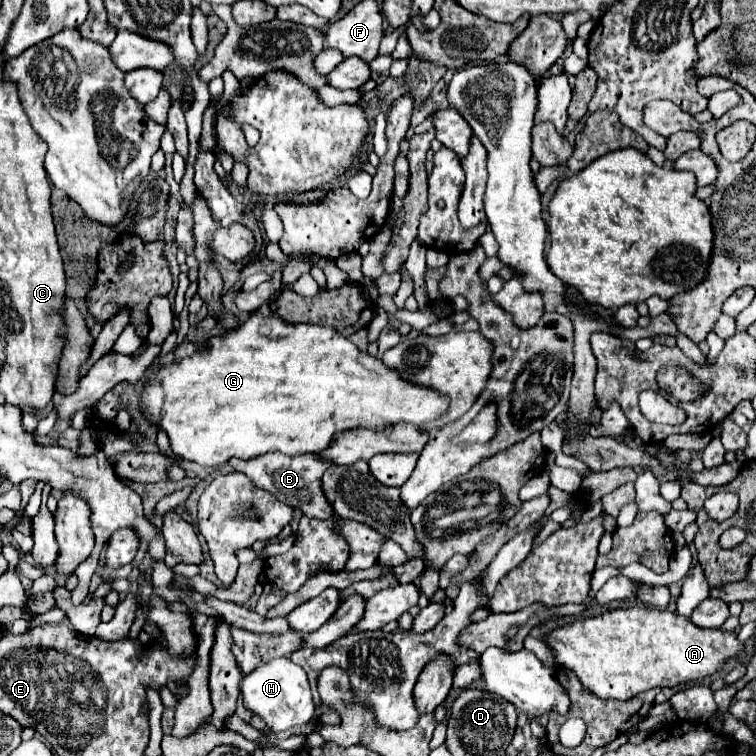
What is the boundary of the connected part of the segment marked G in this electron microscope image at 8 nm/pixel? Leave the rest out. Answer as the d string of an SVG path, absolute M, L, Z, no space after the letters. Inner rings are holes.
M262 305L236 333L230 333L230 337L214 335L208 339L208 349L196 353L196 357L162 365L158 373L150 377L146 393L142 395L142 409L152 423L158 425L160 419L162 429L170 437L174 455L200 465L218 465L230 457L254 459L270 451L284 455L322 453L332 445L336 433L358 427L384 431L392 429L396 421L418 427L444 417L450 409L450 401L444 393L428 385L404 379L398 369L386 367L382 359L360 351L338 331L322 325L288 323L268 305Z

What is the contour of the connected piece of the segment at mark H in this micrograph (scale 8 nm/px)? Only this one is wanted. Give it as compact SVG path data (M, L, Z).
M282 657L254 669L254 673L244 677L242 693L244 693L244 705L252 713L260 715L270 731L288 731L296 725L310 723L314 717L314 701L308 675L290 657Z

